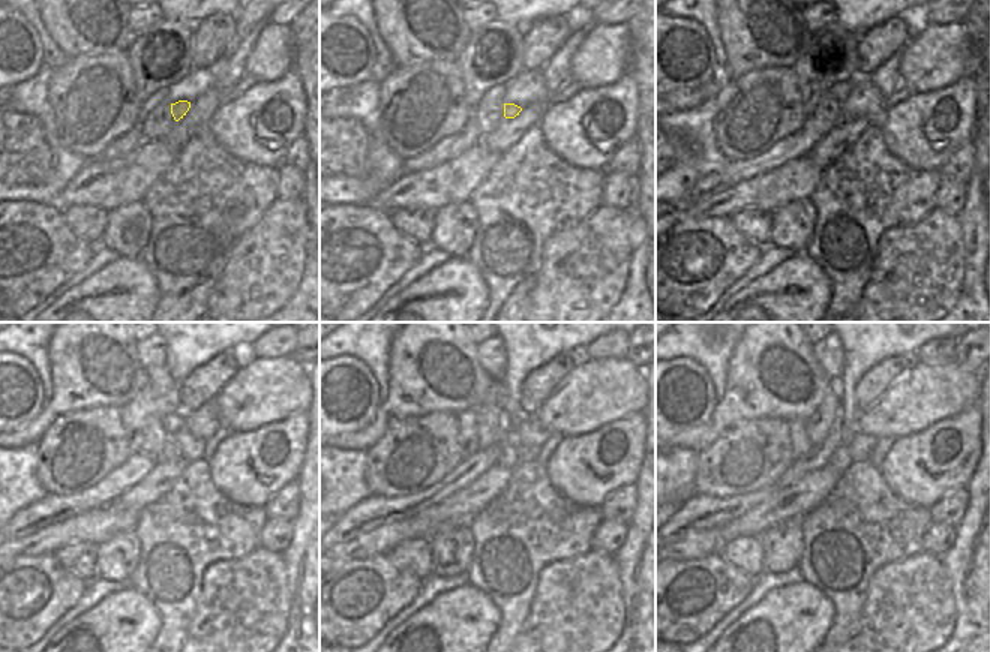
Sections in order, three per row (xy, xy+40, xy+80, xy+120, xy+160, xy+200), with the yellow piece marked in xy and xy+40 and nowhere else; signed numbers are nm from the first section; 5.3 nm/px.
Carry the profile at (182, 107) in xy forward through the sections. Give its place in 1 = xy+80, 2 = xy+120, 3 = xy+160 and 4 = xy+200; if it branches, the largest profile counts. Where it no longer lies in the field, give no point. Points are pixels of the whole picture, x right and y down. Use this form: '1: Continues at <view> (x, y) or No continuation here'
1: Continues at xy+80 (845, 116)
2: Continues at xy+120 (170, 453)
3: Continues at xy+160 (507, 457)
4: Continues at xy+200 (840, 460)

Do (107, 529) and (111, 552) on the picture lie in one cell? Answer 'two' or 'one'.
two

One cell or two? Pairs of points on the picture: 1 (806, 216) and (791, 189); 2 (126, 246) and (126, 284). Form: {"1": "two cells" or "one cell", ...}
{"1": "two cells", "2": "two cells"}

